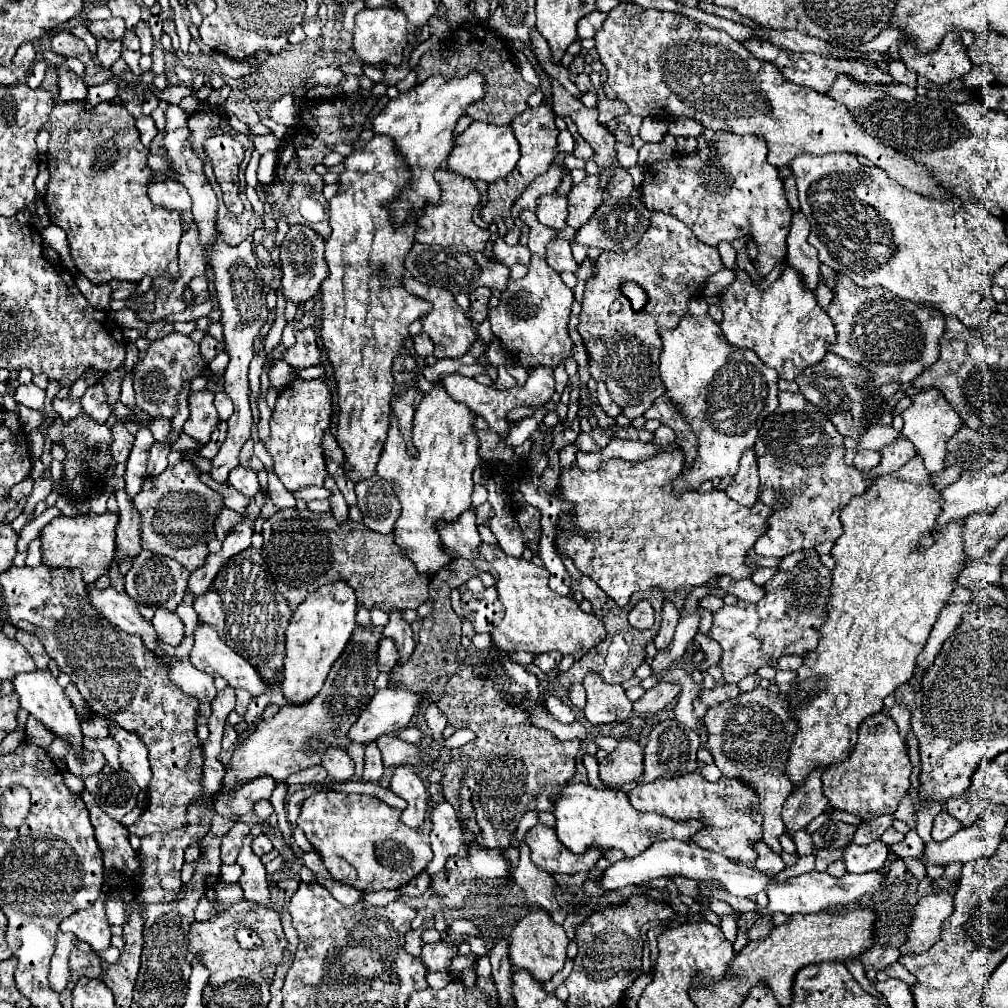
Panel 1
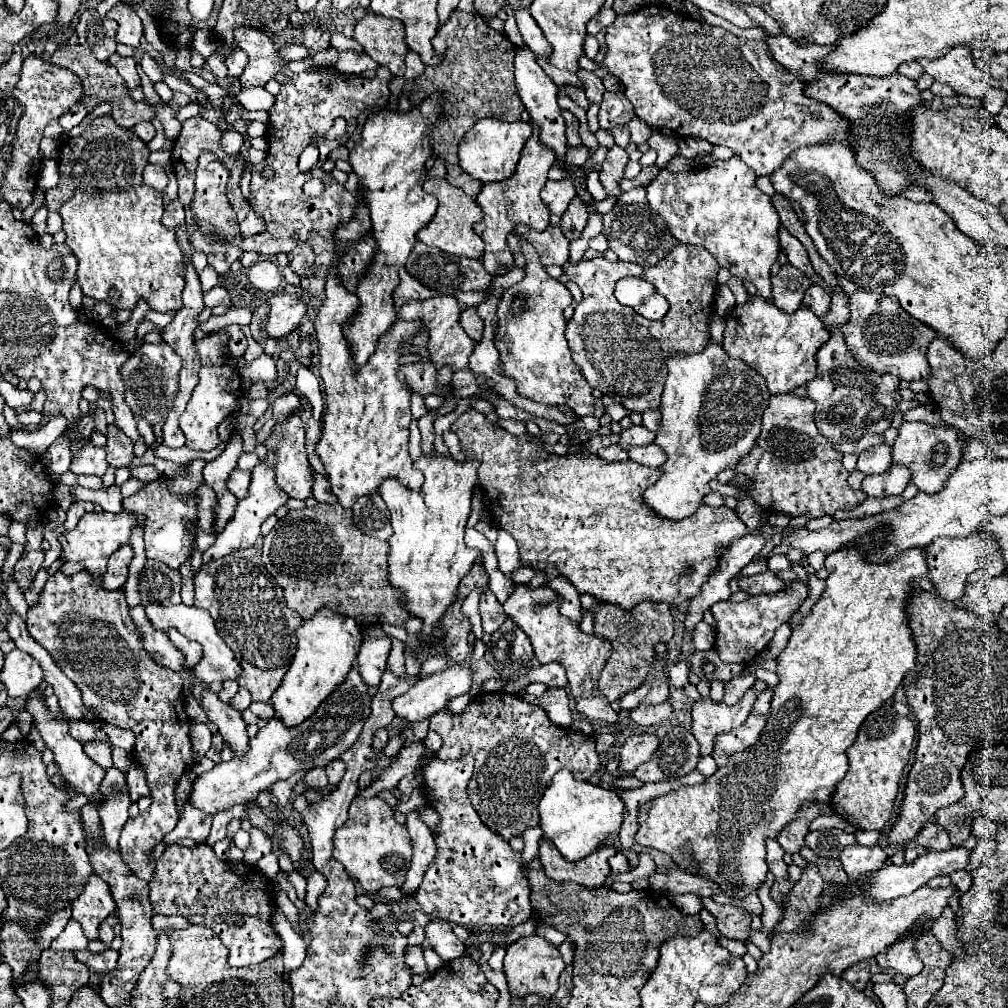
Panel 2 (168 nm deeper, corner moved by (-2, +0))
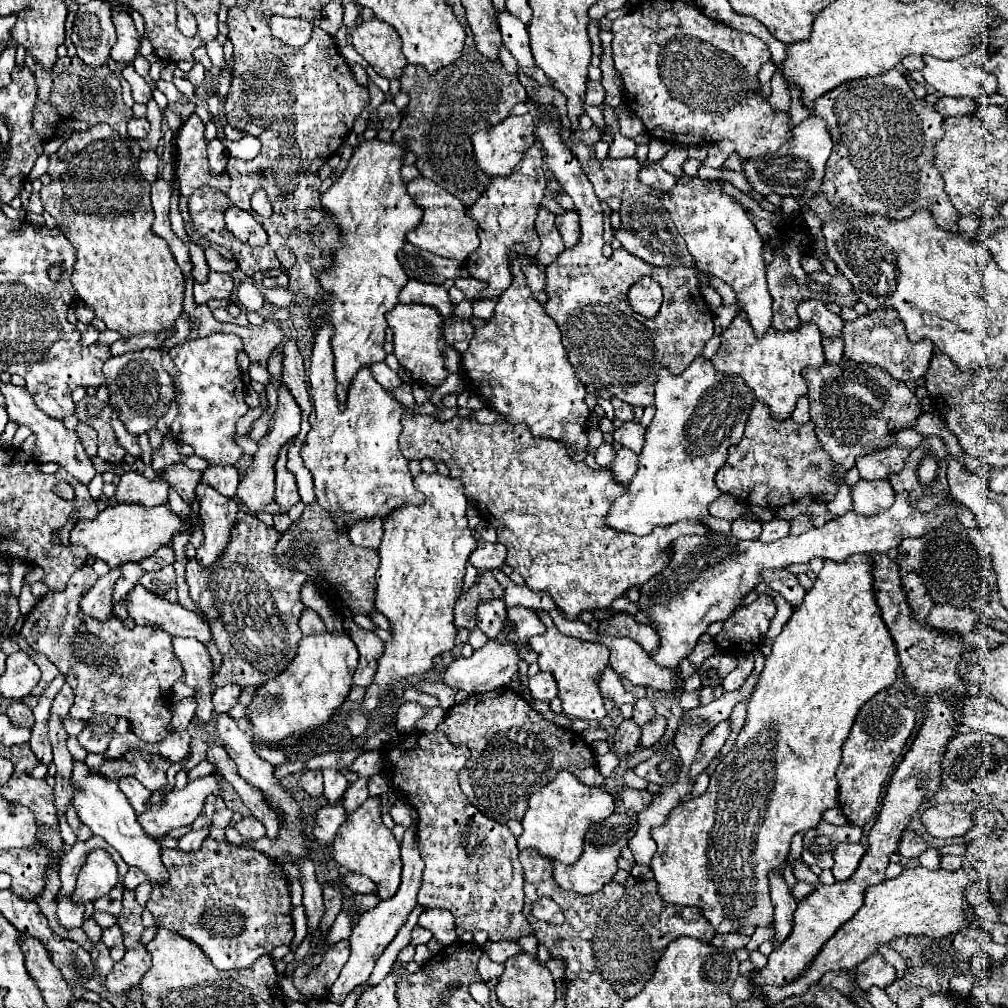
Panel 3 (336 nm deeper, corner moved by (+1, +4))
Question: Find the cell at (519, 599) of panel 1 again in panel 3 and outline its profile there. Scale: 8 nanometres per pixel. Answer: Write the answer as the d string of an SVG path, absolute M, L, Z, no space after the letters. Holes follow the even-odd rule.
M536 612L538 618L546 624L546 634L530 638L532 652L538 654L538 666L544 672L550 672L558 684L558 698L562 700L562 710L568 718L582 718L582 720L602 720L606 716L602 696L600 696L600 674L608 666L608 648L604 644L582 642L578 638L570 638L558 632L552 618L546 612Z

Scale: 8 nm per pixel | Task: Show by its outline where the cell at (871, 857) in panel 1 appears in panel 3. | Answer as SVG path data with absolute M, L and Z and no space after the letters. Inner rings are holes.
M840 844L834 850L834 866L832 866L832 874L838 882L848 880L854 870L860 864L860 858L864 856L866 848L862 844Z

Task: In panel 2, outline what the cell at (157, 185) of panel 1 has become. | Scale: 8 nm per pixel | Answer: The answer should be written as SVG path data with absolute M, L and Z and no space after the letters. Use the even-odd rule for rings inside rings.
M149 164L145 170L143 170L143 180L147 186L155 188L157 192L163 192L169 184L169 176L167 172L163 170L163 166L157 166L157 164Z

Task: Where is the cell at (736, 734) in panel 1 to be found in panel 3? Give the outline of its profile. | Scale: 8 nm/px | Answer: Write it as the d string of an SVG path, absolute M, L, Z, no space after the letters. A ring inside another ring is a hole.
M772 874L770 876L770 896L772 896L772 904L774 904L774 940L784 942L784 938L788 938L788 934L792 932L792 920L794 920L794 910L798 906L798 902L792 898L786 882L782 876Z

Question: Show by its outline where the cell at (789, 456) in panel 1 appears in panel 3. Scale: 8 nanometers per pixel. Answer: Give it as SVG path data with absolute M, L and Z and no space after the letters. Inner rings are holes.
M754 400L744 436L728 450L728 460L716 474L716 486L724 494L732 494L744 504L764 508L786 506L804 496L818 502L830 502L838 490L838 486L830 480L832 472L832 460L822 450L812 422L796 424L792 418L782 422L774 420L768 406Z

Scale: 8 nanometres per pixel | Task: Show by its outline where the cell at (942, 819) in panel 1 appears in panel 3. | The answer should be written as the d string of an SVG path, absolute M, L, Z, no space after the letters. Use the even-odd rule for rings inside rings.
M904 830L902 836L900 836L900 842L898 842L898 854L904 856L904 858L916 858L920 856L924 850L928 848L928 844L914 832L908 832Z

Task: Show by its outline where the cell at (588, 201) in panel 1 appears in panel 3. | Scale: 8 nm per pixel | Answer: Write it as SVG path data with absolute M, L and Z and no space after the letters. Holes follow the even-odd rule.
M564 212L562 216L556 216L556 228L566 244L566 248L576 246L580 240L580 222L578 222L578 212Z

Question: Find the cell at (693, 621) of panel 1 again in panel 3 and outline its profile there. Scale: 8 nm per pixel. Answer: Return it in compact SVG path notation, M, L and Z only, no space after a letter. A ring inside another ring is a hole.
M774 518L774 520L770 520L770 522L766 522L762 526L760 540L762 542L774 542L774 540L780 540L780 538L784 538L788 534L790 534L790 520Z

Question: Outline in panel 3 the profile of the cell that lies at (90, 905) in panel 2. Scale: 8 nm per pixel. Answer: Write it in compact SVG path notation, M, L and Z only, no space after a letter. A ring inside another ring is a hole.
M92 850L86 864L78 872L78 882L72 892L72 902L86 904L108 894L118 884L118 868L106 850Z

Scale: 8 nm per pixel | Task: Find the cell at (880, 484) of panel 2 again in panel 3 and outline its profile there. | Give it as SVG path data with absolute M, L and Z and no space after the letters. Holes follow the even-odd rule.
M860 480L852 486L852 512L872 516L884 512L894 502L894 490L888 480Z

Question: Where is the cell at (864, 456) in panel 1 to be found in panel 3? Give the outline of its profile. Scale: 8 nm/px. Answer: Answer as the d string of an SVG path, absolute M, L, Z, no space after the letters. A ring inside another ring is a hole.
M886 448L878 450L866 456L860 456L856 460L856 468L864 480L884 480L890 474L898 474L908 458L910 450L906 448Z

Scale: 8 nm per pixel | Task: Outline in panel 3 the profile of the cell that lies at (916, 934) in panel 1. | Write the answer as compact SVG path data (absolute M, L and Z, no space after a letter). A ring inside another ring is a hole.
M872 954L856 966L856 984L862 992L868 992L872 986L888 988L896 980L896 970L882 960L880 954Z

